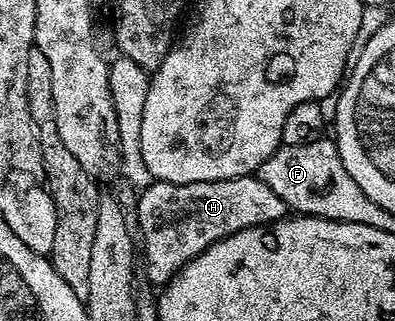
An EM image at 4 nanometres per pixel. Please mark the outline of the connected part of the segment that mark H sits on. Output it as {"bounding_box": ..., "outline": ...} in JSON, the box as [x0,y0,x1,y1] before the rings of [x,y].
{"bounding_box":[137,174,289,286],"outline":[[[255,174],[188,184],[157,180],[142,189],[138,196],[137,232],[141,237],[141,252],[147,255],[147,276],[158,286],[165,286],[187,267],[190,260],[229,234],[258,224],[271,224],[274,220],[284,219],[289,212],[287,204]]]}

